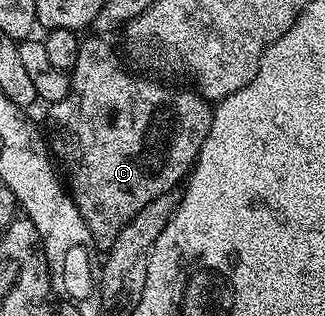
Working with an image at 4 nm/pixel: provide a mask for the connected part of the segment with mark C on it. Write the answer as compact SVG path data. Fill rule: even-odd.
M91 36L80 43L76 64L69 71L69 77L68 93L46 109L46 131L53 145L54 159L61 165L70 198L89 230L91 240L107 250L120 230L142 208L149 206L153 198L174 191L195 167L201 146L211 129L213 108L211 104L203 108L201 95L179 96L179 92L163 92L163 88L155 88L155 84L139 84L139 74L123 72L114 50L99 36Z

